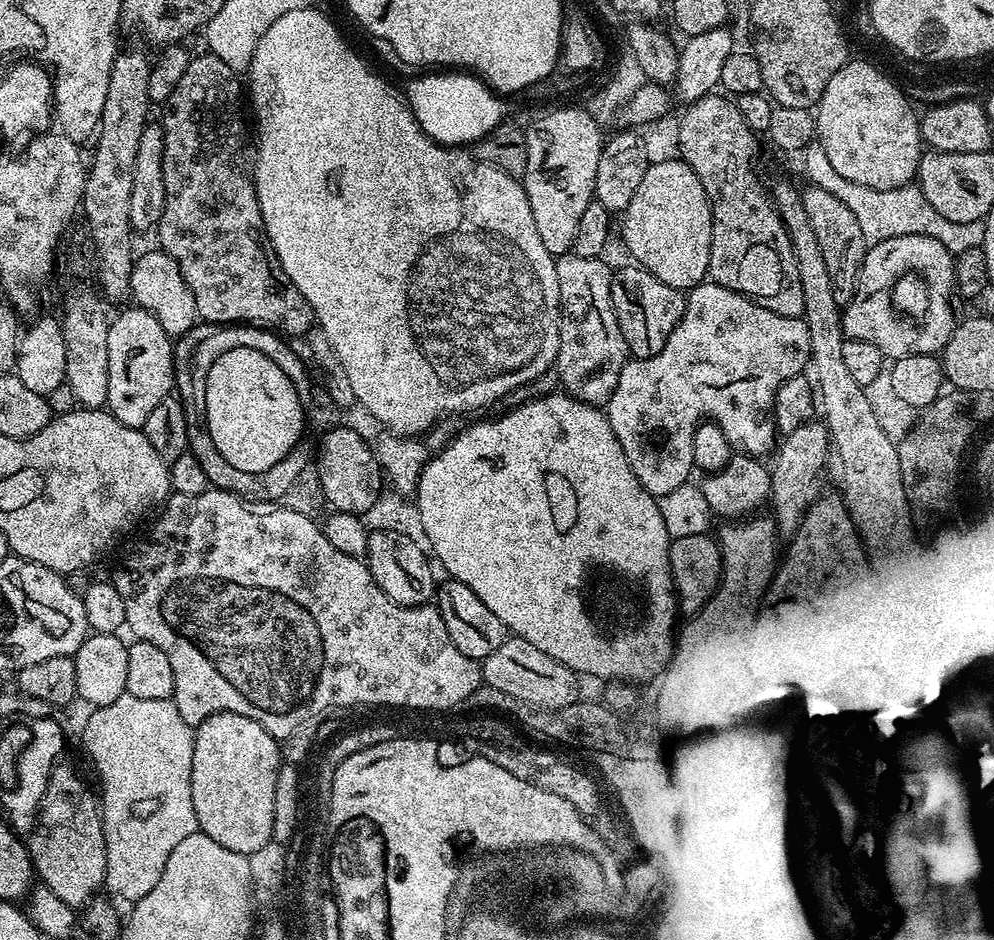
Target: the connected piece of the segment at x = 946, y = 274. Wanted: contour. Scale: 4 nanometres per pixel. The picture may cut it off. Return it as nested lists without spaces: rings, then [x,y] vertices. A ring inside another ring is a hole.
[[[899,236],[877,240],[869,247],[860,268],[860,277],[852,301],[843,305],[840,325],[850,340],[871,340],[884,357],[900,360],[910,354],[943,353],[958,316],[952,313],[952,296],[956,292],[956,256],[933,236]],[[908,280],[916,280],[917,288],[908,289]],[[908,316],[916,324],[908,324]]]

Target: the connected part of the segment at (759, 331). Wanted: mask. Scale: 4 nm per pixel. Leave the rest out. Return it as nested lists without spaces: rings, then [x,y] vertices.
[[[711,282],[697,284],[695,288],[687,293],[682,318],[674,326],[670,338],[666,338],[662,350],[658,350],[658,354],[654,354],[645,360],[629,359],[624,369],[618,374],[618,384],[614,386],[614,392],[610,394],[606,405],[606,423],[609,433],[614,438],[618,438],[618,446],[622,446],[622,454],[626,454],[626,462],[630,462],[630,470],[634,470],[638,482],[642,482],[642,486],[648,493],[654,497],[668,494],[670,490],[689,483],[688,471],[693,471],[694,468],[692,462],[692,435],[701,422],[708,421],[717,424],[722,430],[722,434],[726,434],[726,438],[732,443],[732,447],[737,453],[757,458],[767,457],[773,451],[778,440],[778,429],[771,413],[772,399],[776,397],[776,391],[780,389],[782,382],[801,375],[809,367],[809,364],[810,330],[804,319],[799,316],[774,314],[774,310],[763,308],[759,302],[751,300],[749,296],[743,296],[741,292],[726,290],[726,286],[718,286]]]

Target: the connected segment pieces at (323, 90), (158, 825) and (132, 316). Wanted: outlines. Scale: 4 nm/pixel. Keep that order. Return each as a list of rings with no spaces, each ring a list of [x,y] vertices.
[[[313,6],[302,10],[290,10],[290,14],[282,14],[266,34],[258,42],[254,50],[254,58],[250,62],[246,73],[246,96],[252,99],[252,116],[256,119],[254,124],[254,147],[256,149],[256,193],[258,194],[258,206],[262,210],[262,222],[264,232],[272,243],[272,249],[276,251],[276,257],[280,260],[282,270],[298,286],[298,290],[306,298],[306,302],[312,307],[312,315],[315,323],[330,338],[330,346],[334,346],[334,354],[342,362],[346,370],[346,378],[354,390],[359,407],[364,407],[374,419],[383,426],[389,433],[396,433],[397,436],[416,438],[424,432],[439,416],[448,416],[451,412],[472,412],[475,408],[484,408],[487,404],[503,401],[507,392],[512,392],[518,386],[538,378],[542,370],[553,367],[556,363],[558,354],[558,338],[560,337],[560,295],[558,294],[558,274],[556,273],[556,257],[542,246],[542,238],[538,238],[538,226],[534,226],[534,214],[530,214],[530,202],[524,193],[523,183],[515,176],[507,176],[501,168],[494,164],[487,164],[485,160],[477,160],[471,151],[465,150],[460,146],[445,146],[431,140],[424,131],[418,126],[414,114],[409,110],[405,97],[400,96],[379,76],[376,72],[368,69],[368,64],[359,56],[352,52],[350,45],[344,41],[344,36],[332,25],[332,20],[328,16],[323,16],[318,10],[319,7]]]
[[[125,694],[110,705],[96,708],[92,714],[84,724],[84,748],[100,775],[98,800],[102,805],[106,838],[104,888],[113,897],[121,896],[128,902],[135,902],[149,894],[157,885],[166,868],[166,860],[178,842],[185,841],[198,830],[190,794],[194,728],[193,725],[182,722],[176,705],[171,700],[149,702],[146,698],[134,698]]]
[[[131,306],[125,312],[111,317],[106,338],[106,354],[108,355],[108,373],[110,386],[108,387],[107,411],[111,412],[118,422],[131,428],[143,429],[146,418],[150,418],[154,406],[162,402],[162,398],[170,395],[174,388],[174,340],[162,330],[158,318],[150,314],[145,308]]]

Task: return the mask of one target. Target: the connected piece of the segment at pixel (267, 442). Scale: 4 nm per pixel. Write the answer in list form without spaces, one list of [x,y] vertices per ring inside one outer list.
[[[235,348],[234,350],[226,350],[226,354],[222,354],[222,358],[218,358],[218,362],[214,362],[214,366],[210,366],[210,374],[206,378],[204,423],[210,438],[214,438],[214,446],[218,446],[218,453],[222,454],[222,458],[226,459],[231,466],[242,471],[262,472],[269,470],[280,459],[286,458],[292,448],[301,443],[300,435],[304,432],[304,424],[306,428],[306,408],[302,403],[301,393],[296,391],[296,387],[291,384],[290,378],[286,378],[286,374],[282,374],[282,370],[278,370],[278,366],[274,366],[274,362],[270,362],[270,358],[266,358],[266,354],[262,354],[253,348]]]

